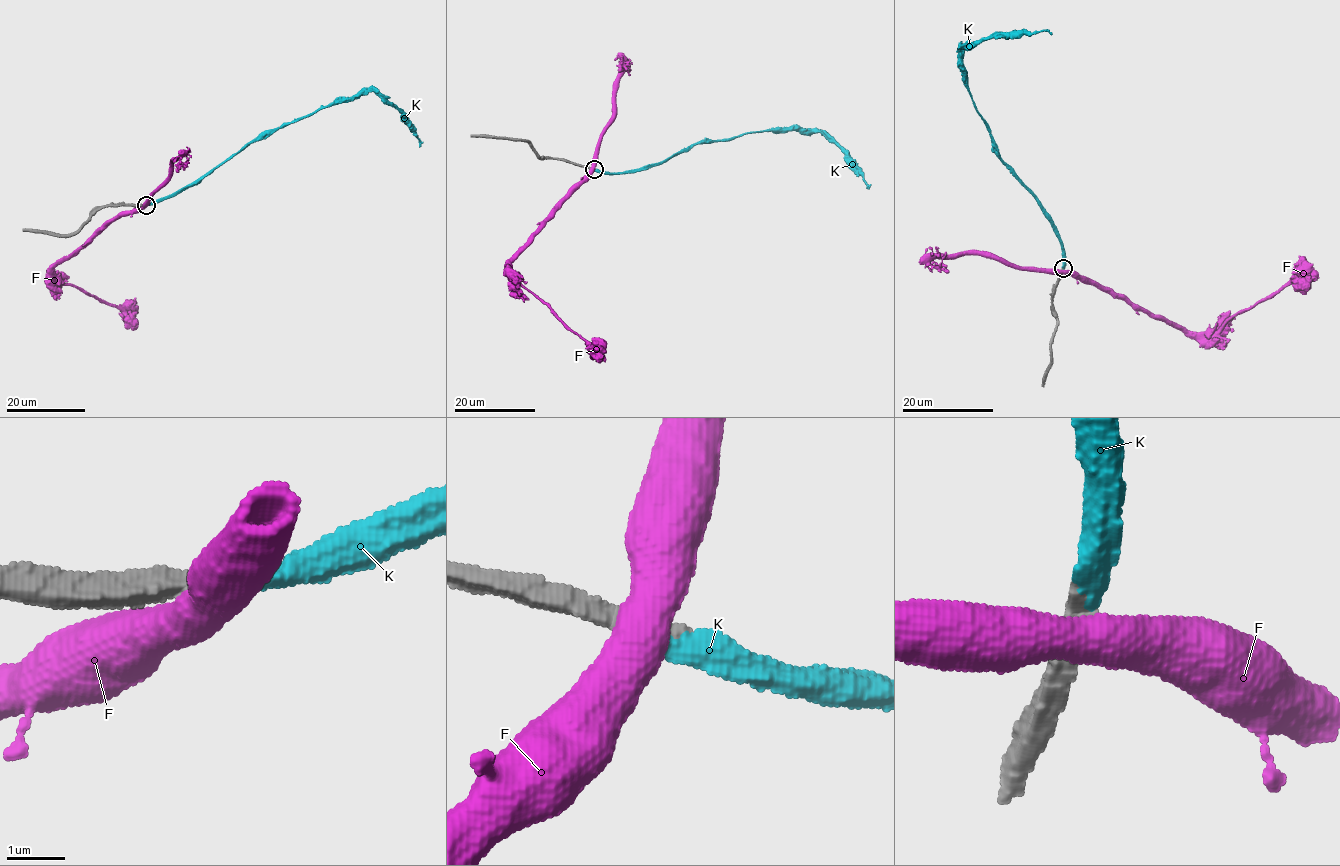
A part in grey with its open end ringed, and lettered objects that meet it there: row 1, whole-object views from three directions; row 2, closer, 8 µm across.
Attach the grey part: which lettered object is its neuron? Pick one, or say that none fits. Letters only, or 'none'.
K

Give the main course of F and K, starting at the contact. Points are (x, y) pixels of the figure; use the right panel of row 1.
F: (1063, 270), (1123, 294), (1134, 304), (1188, 330), (1207, 333), (1218, 330), (1226, 319), (1302, 277), (1313, 263)
K: (1063, 268), (1054, 223), (1003, 162), (972, 98), (960, 51), (961, 45), (999, 35), (1051, 35)

